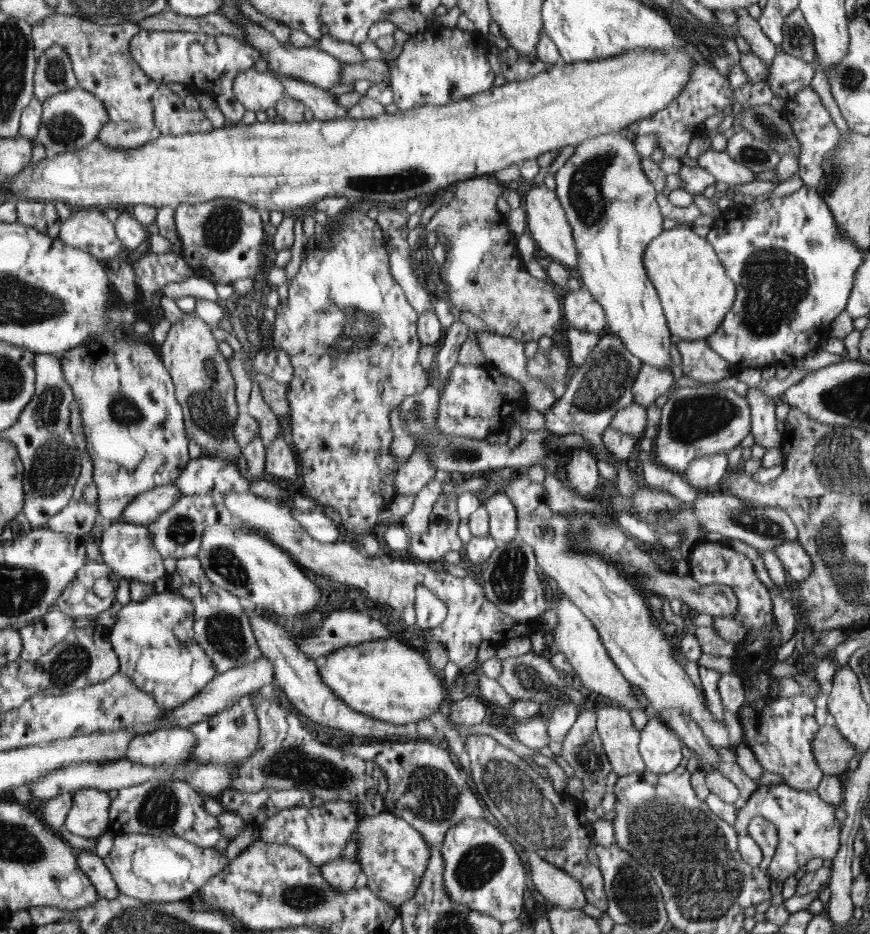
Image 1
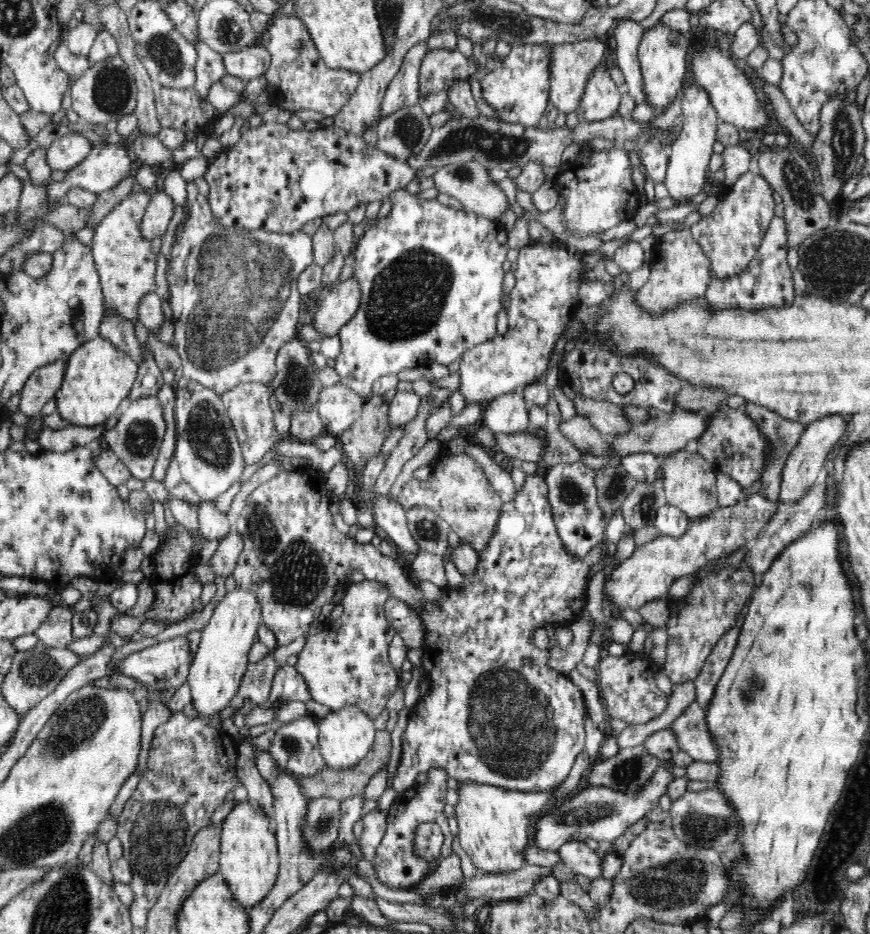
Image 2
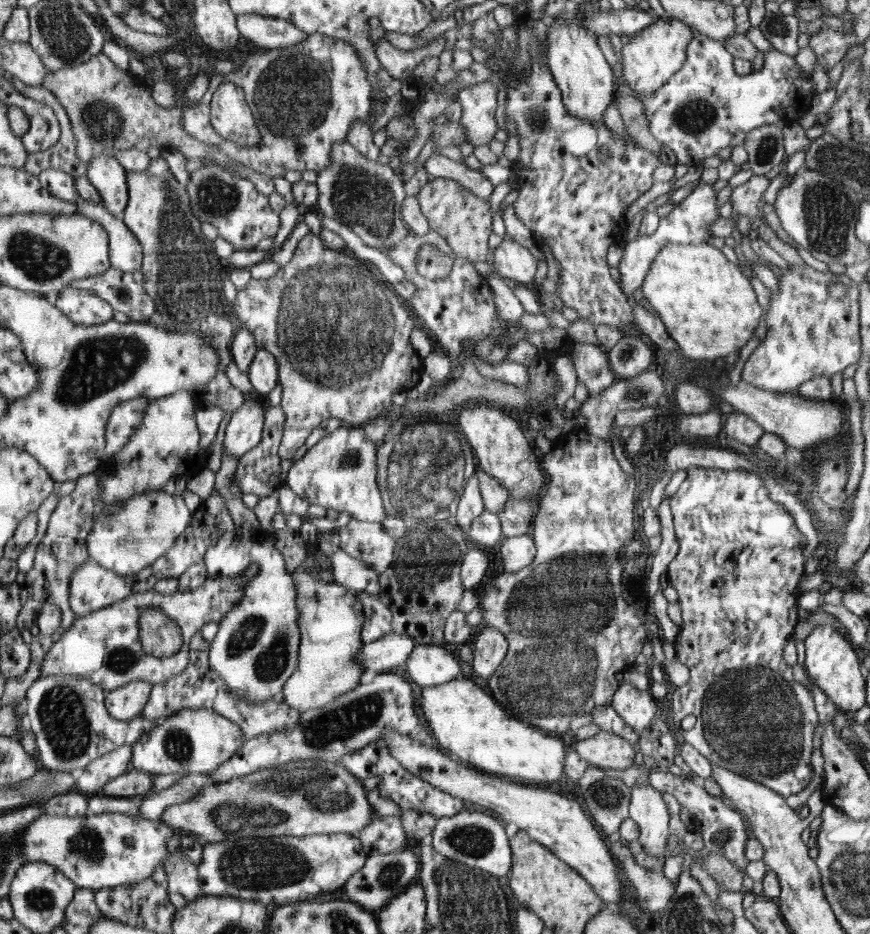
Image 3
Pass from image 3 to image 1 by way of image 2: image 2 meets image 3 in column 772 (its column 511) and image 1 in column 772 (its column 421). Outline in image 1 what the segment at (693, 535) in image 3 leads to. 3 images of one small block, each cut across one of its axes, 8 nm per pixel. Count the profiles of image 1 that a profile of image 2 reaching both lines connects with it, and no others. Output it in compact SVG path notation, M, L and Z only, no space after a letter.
M700 541L687 557L689 574L701 585L727 585L738 597L738 614L734 616L738 623L746 628L744 639L736 643L733 657L734 672L744 684L744 704L742 704L740 723L743 728L744 742L752 749L754 758L768 772L774 772L782 778L782 783L796 788L800 792L814 792L823 778L814 752L812 741L820 726L814 718L816 706L810 696L801 695L788 698L773 698L769 695L758 696L746 681L746 675L752 671L764 671L772 668L770 642L766 640L766 625L774 621L772 594L760 581L752 560L733 547L722 546L722 542Z

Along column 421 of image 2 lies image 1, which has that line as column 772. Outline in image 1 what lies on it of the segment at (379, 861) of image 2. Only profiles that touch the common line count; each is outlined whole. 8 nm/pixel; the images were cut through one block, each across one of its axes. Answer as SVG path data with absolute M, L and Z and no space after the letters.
M784 783L757 785L756 790L746 800L746 805L738 810L738 818L734 822L734 829L738 832L740 856L754 867L762 861L763 854L755 842L752 824L755 818L764 817L776 826L779 838L774 860L769 866L772 880L783 883L812 858L833 860L840 849L840 831L842 831L842 822L835 817L835 810L836 806L826 804L817 790L800 792Z

